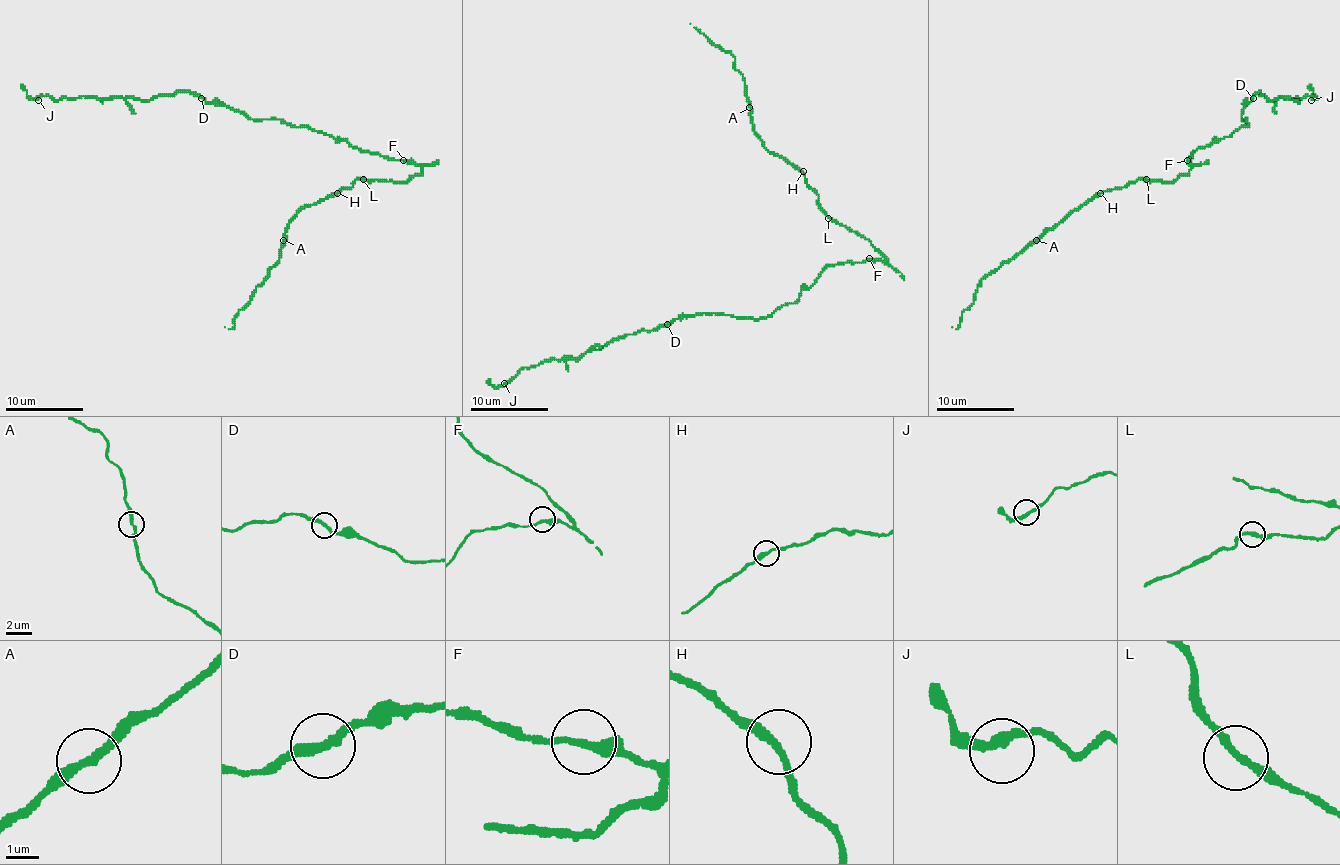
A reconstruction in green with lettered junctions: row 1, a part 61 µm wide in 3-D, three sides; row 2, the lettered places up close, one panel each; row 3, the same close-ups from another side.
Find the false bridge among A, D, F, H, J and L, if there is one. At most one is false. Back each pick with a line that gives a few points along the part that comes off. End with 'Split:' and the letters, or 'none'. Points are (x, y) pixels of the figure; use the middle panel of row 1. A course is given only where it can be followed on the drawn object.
Split: none

